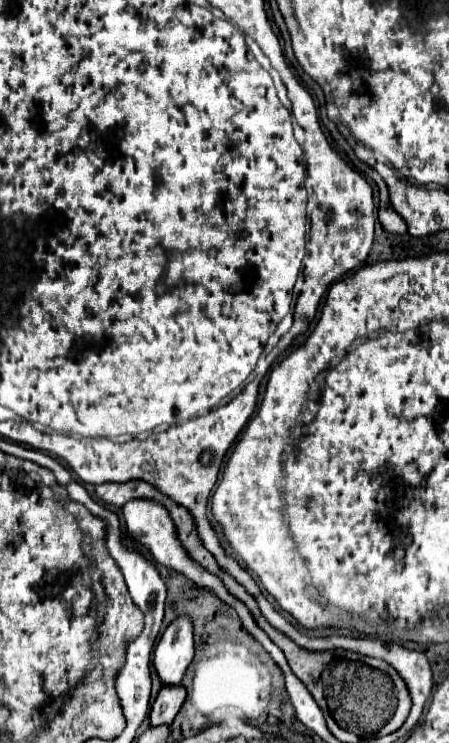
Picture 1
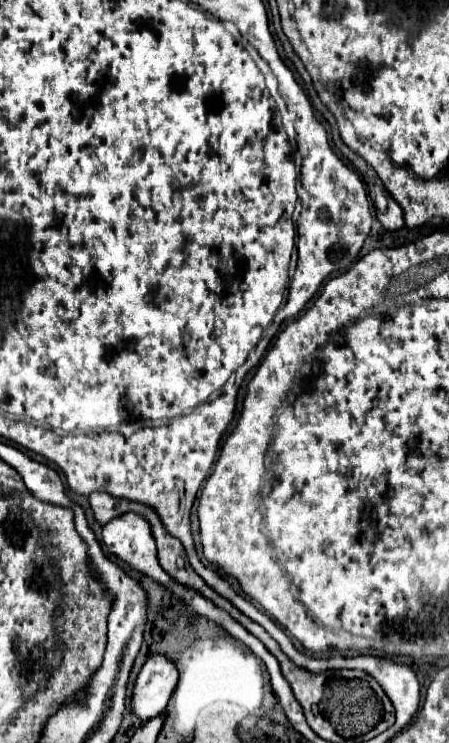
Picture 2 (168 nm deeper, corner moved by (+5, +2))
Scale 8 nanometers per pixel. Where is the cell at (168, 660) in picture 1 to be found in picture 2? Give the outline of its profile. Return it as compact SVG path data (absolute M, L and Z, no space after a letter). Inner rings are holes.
M151 655L133 689L133 713L147 721L167 707L167 701L177 685L177 665L167 655Z

